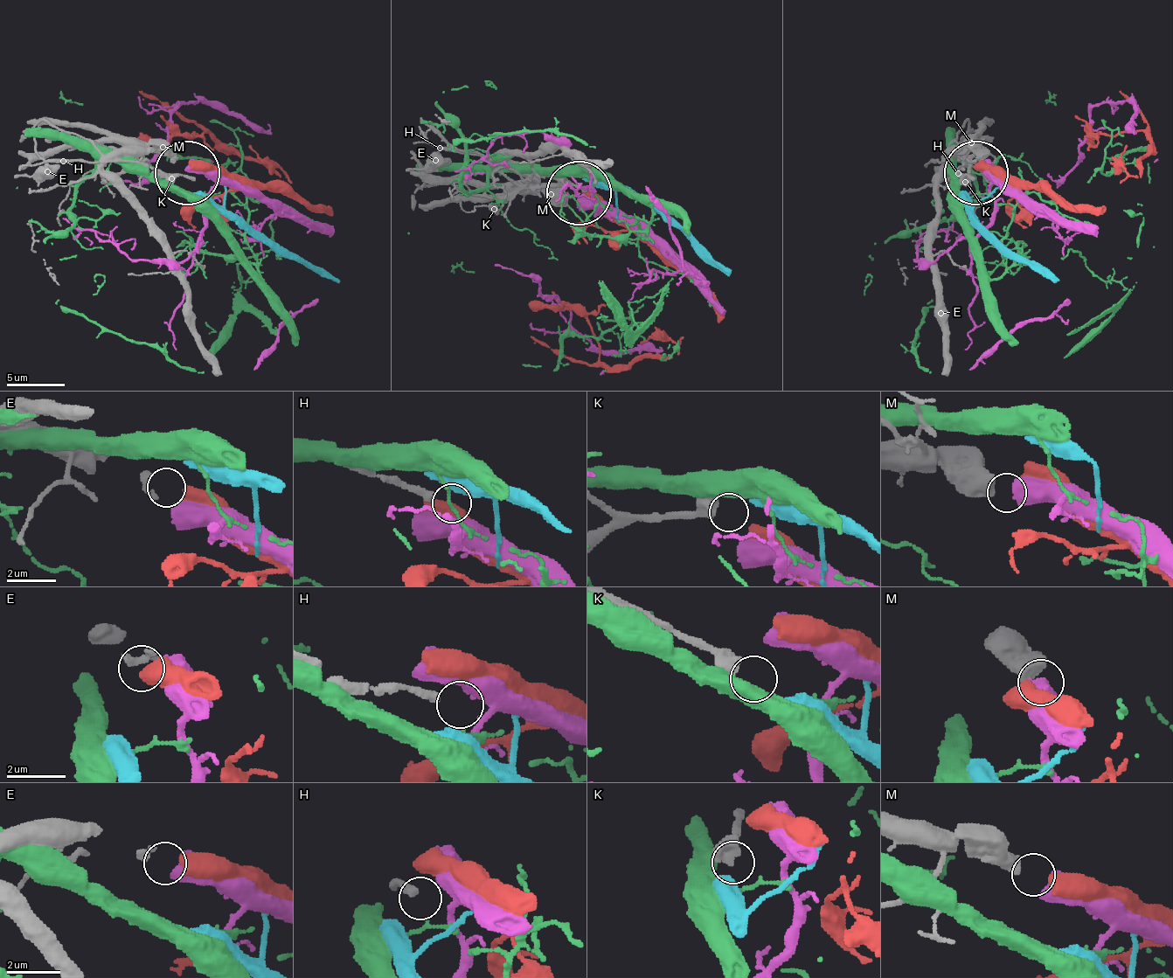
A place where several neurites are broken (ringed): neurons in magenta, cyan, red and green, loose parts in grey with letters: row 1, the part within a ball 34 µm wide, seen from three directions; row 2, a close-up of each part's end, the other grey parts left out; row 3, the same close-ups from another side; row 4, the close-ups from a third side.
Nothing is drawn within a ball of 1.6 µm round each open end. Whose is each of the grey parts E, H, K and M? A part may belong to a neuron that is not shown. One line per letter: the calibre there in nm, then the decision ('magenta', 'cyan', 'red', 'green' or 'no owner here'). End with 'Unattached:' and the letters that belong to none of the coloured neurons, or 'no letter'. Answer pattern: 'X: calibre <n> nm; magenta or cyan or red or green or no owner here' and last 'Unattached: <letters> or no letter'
E: calibre 200 nm; red
H: calibre 320 nm; no owner here
K: calibre 600 nm; no owner here
M: calibre 650 nm; magenta
Unattached: H, K

